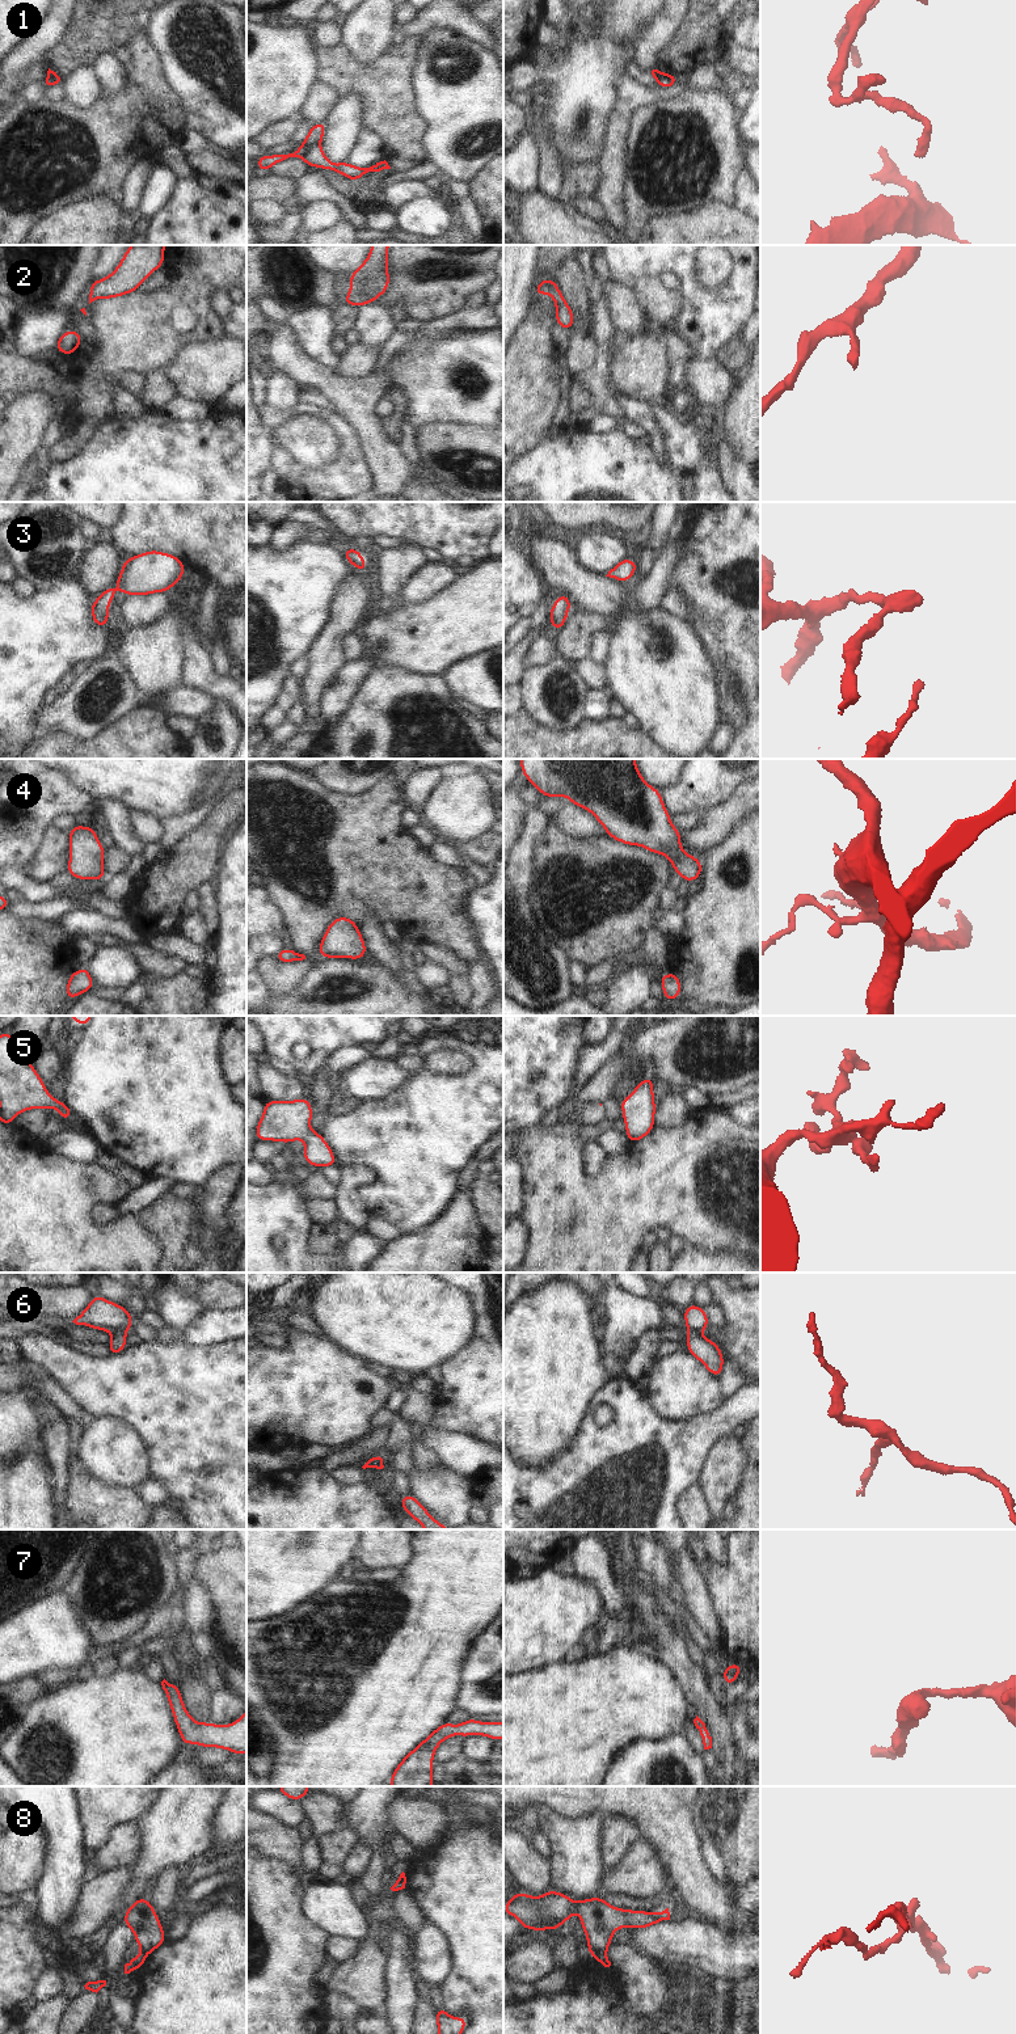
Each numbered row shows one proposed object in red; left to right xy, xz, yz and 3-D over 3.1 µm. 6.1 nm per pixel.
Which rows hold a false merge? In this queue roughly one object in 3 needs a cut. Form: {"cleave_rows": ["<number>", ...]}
{"cleave_rows": ["1", "6", "8"]}

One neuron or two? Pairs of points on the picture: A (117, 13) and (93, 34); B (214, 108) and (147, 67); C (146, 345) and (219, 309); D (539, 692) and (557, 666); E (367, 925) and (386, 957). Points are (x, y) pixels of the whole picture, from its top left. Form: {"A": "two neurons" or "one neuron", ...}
{"A": "one neuron", "B": "two neurons", "C": "two neurons", "D": "one neuron", "E": "one neuron"}

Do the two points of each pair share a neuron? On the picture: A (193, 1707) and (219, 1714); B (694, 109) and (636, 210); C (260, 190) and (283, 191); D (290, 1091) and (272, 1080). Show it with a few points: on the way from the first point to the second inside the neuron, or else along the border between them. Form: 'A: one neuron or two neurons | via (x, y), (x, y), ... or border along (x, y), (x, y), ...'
A: two neurons | border along (209, 1692), (210, 1721)
B: one neuron | via (660, 110), (639, 134), (628, 167), (632, 176)
C: one neuron | via (265, 190), (278, 190)
D: one neuron | via (286, 1089), (275, 1084)

